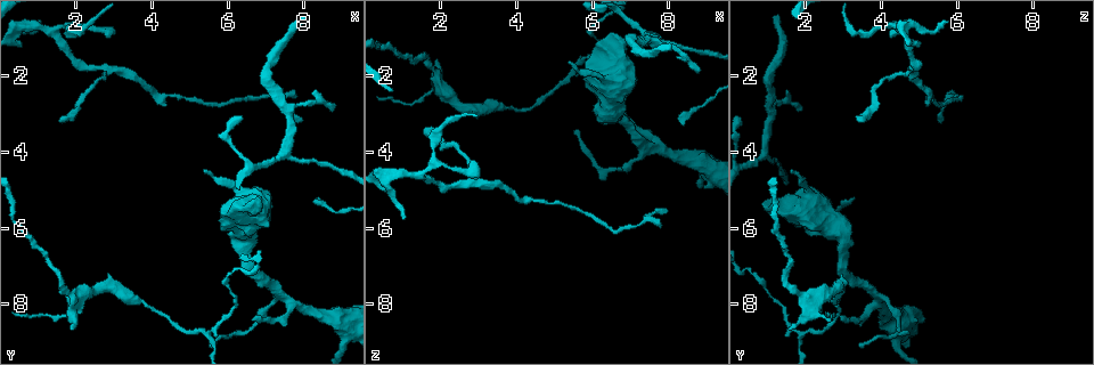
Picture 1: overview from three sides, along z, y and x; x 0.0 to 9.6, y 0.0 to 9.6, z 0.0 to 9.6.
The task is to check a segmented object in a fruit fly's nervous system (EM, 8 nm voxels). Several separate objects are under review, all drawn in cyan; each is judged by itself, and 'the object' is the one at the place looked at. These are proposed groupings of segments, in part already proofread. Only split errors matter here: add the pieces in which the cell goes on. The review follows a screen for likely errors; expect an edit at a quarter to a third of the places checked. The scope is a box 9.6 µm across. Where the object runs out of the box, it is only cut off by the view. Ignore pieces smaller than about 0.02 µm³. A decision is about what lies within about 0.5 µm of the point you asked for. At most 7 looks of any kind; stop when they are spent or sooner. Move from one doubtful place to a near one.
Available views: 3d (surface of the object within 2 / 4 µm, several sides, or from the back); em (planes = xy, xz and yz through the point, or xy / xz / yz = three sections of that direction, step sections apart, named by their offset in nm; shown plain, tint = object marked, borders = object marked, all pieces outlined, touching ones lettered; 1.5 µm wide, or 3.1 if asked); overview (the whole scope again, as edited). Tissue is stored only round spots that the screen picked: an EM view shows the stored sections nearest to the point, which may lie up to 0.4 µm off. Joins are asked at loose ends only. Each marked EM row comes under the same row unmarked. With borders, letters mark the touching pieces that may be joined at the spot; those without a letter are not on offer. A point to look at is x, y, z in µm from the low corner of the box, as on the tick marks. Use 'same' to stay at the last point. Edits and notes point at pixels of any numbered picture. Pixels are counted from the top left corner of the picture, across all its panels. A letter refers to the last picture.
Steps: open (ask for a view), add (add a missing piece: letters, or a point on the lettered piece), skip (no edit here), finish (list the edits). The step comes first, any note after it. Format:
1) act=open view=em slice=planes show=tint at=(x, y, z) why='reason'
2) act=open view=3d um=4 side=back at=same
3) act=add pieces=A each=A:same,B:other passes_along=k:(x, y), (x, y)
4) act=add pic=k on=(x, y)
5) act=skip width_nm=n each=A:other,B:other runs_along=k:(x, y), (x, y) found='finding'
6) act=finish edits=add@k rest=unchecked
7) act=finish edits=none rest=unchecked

act=open view=em slice=planes show=borders at=(1.90, 8.70, 1.60) why='an open end'

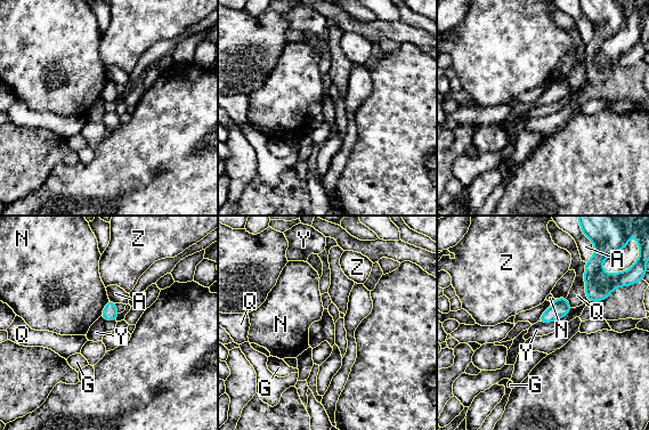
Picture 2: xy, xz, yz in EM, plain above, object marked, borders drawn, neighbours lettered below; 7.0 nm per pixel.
act=skip each=A:other,G:other,N:other,Q:other,Y:other,Z:other border=2:(570, 308), (557, 319), (540, 322) found='no lettered piece goes on from it'

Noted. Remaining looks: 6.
act=open view=em um=3.1 slice=xz step=8 show=borders at=(6.70, 8.45, 2.90) why='thin end'

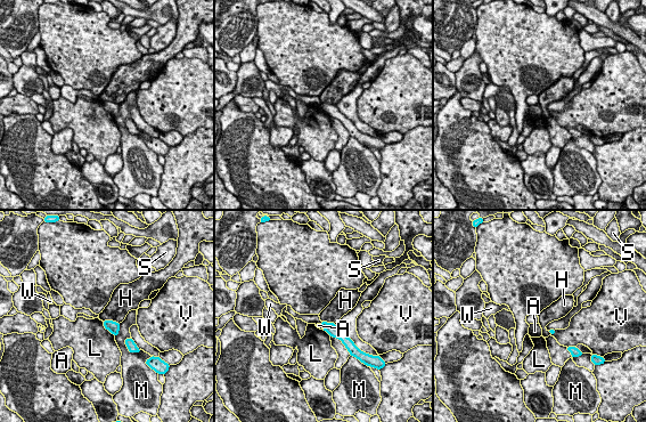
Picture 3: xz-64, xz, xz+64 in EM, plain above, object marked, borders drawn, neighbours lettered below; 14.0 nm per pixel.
act=skip each=A:other,H:other,L:other,M:other,S:other,V:other,W:other border=3:(103, 321), (119, 323) found='none of them fits'

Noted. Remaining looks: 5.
act=open view=3d um=2 at=(8.75, 2.90, 1.95) why='free end'

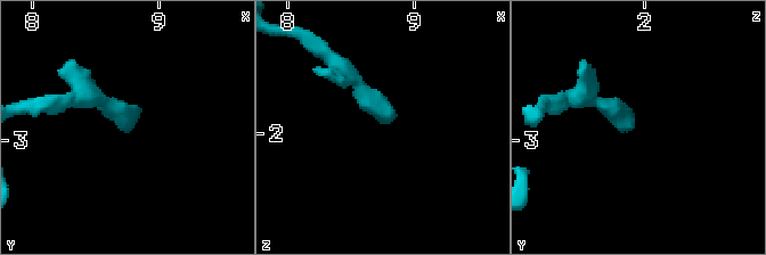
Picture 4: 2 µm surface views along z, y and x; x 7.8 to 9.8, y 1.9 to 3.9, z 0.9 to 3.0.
act=open view=em slice=xy step=8 show=tint at=(8.72, 2.90, 1.90) why='now the EM'

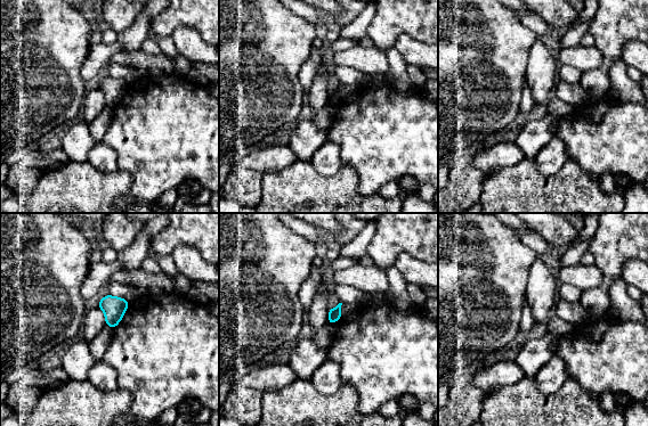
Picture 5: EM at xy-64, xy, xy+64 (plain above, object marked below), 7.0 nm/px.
act=open view=em slice=xy step=8 show=borders at=same why='what lies round it'

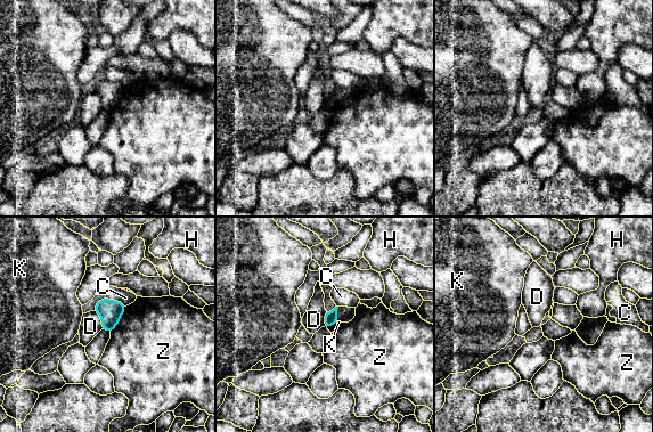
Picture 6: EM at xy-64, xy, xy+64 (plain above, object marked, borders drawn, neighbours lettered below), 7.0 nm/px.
act=skip width_nm=90 each=C:other,D:other,H:other,K:other,Z:other border=6:(94, 310), (98, 314), (103, 328) found='none of them fits'

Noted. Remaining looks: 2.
act=finish edits=none rest=unchecked

